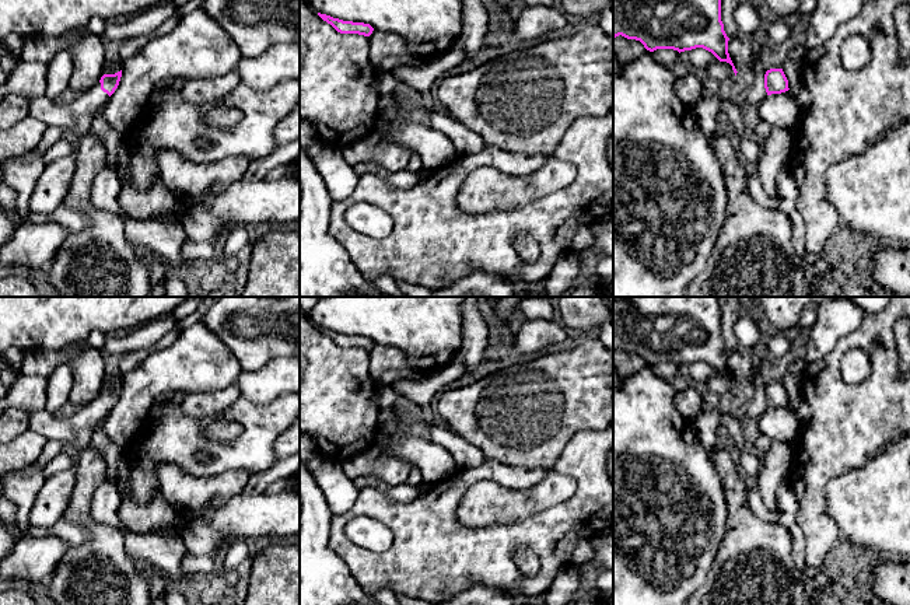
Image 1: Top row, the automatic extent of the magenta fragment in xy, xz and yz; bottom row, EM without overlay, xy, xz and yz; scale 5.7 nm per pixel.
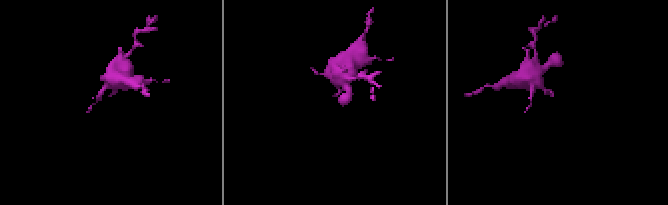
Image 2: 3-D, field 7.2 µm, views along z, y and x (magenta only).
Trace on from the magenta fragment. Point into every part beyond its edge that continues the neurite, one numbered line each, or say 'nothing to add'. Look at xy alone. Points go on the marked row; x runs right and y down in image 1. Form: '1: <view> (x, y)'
1: xy (76, 116)

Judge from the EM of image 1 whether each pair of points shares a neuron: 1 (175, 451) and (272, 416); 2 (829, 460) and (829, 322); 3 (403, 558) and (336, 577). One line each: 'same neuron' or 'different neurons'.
1: same neuron
2: different neurons
3: different neurons

